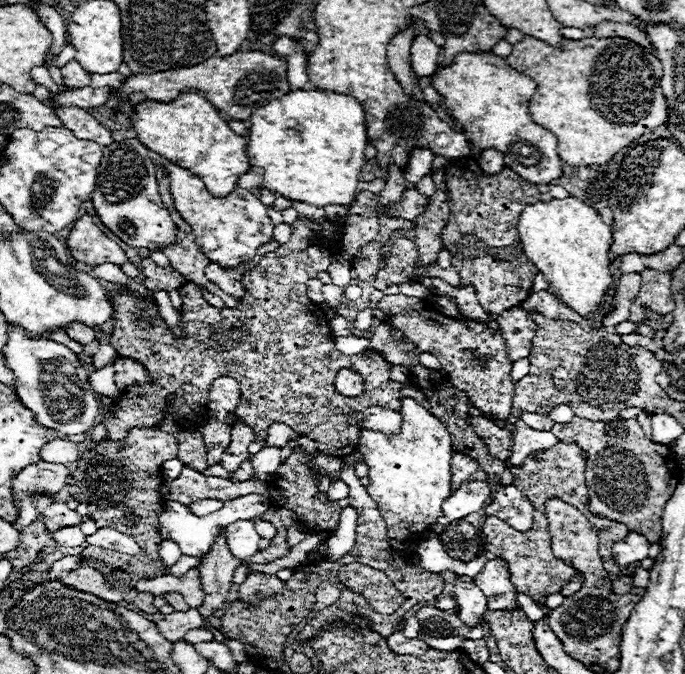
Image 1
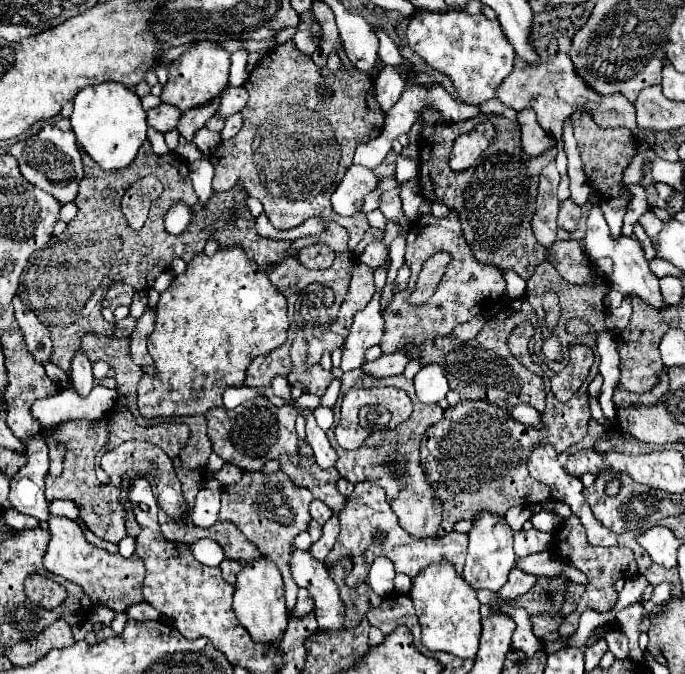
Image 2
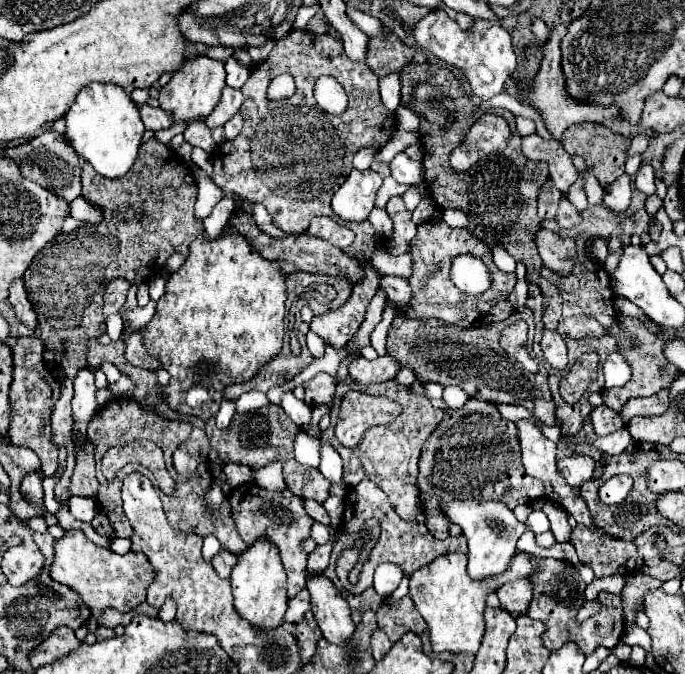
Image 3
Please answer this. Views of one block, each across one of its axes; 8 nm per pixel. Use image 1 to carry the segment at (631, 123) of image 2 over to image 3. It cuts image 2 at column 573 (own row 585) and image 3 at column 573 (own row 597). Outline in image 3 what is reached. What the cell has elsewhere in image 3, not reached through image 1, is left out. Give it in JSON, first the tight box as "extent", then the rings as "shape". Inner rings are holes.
{"extent":[514,30,618,142],"shape":[[[552,30],[552,36],[548,40],[548,44],[544,46],[544,60],[540,64],[540,70],[536,72],[534,78],[530,80],[520,80],[518,86],[514,88],[514,94],[526,102],[528,106],[536,108],[544,120],[546,130],[550,132],[552,138],[556,138],[558,142],[562,142],[562,134],[564,130],[574,124],[574,122],[610,122],[610,120],[618,120],[618,108],[616,106],[596,106],[596,104],[586,104],[586,102],[578,102],[576,98],[572,98],[566,92],[566,76],[562,72],[562,50],[560,50],[560,36],[556,30]]]}

